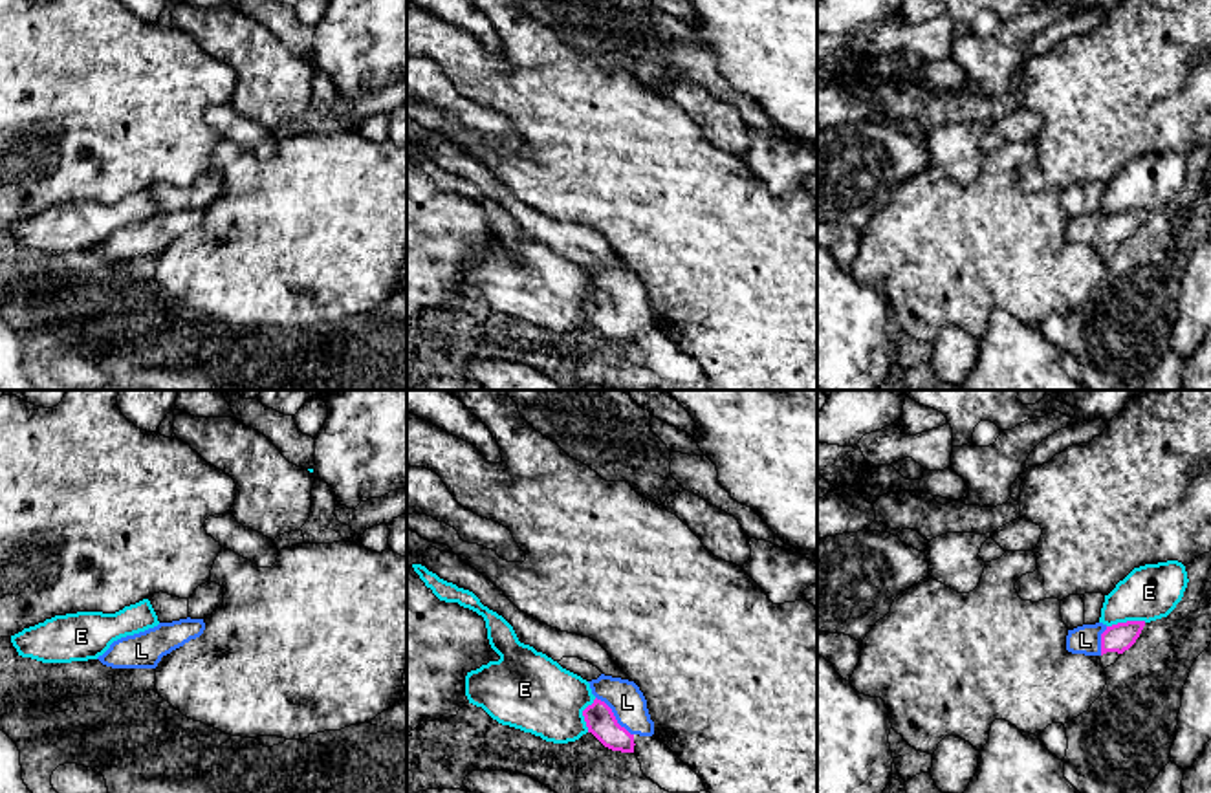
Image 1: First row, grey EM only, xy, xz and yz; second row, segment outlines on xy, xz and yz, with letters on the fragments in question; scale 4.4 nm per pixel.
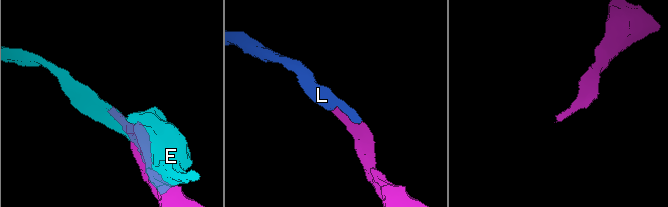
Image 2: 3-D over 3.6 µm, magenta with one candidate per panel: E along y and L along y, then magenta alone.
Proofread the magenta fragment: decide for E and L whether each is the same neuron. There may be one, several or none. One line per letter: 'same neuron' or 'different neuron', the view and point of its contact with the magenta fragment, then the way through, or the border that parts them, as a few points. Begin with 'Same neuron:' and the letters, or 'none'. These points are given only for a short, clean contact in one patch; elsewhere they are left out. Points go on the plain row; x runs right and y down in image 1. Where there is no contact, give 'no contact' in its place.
Same neuron: L
E: different neuron | yz (1127, 211)
L: same neuron | xz (614, 306)

